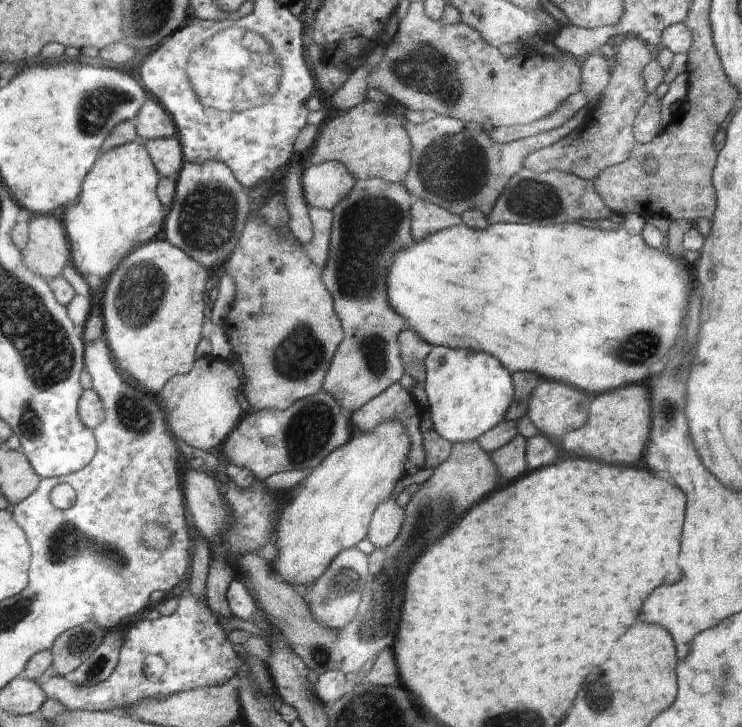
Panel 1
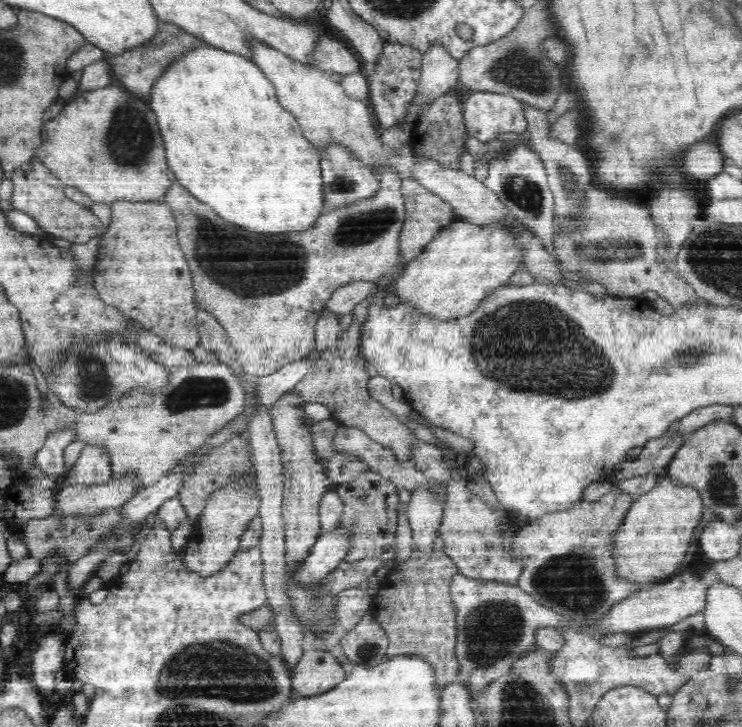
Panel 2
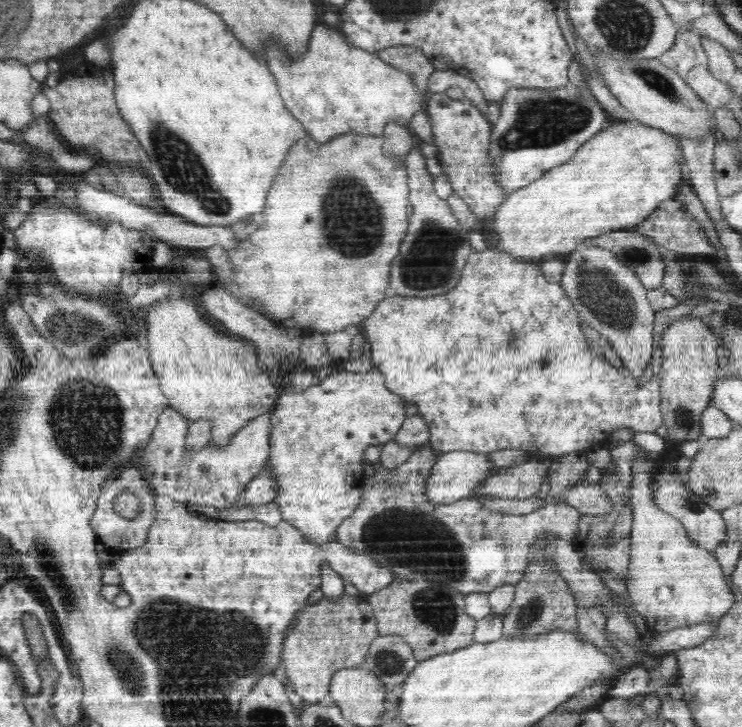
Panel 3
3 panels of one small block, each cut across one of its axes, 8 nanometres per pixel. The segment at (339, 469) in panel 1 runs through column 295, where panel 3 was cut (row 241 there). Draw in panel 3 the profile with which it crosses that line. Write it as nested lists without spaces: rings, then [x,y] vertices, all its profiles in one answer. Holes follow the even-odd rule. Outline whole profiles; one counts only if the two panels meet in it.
[[[616,121],[616,124],[608,128],[598,131],[588,142],[585,142],[576,152],[574,156],[570,158],[568,162],[553,169],[547,170],[538,180],[530,182],[528,186],[516,189],[510,192],[509,196],[506,196],[506,200],[502,202],[501,206],[498,206],[497,214],[494,216],[494,222],[488,222],[491,226],[491,231],[488,232],[488,237],[485,239],[485,244],[488,244],[488,248],[498,249],[514,255],[514,257],[520,259],[520,261],[533,261],[540,262],[547,254],[550,253],[570,253],[578,246],[587,243],[591,238],[600,236],[601,234],[614,231],[614,230],[633,230],[637,224],[640,224],[644,218],[650,217],[658,210],[658,206],[668,200],[668,198],[674,199],[678,193],[678,186],[681,186],[682,181],[682,164],[684,164],[684,155],[682,155],[680,136],[671,135],[662,131],[659,128],[648,128],[648,125],[644,124],[632,124],[632,122]]]

